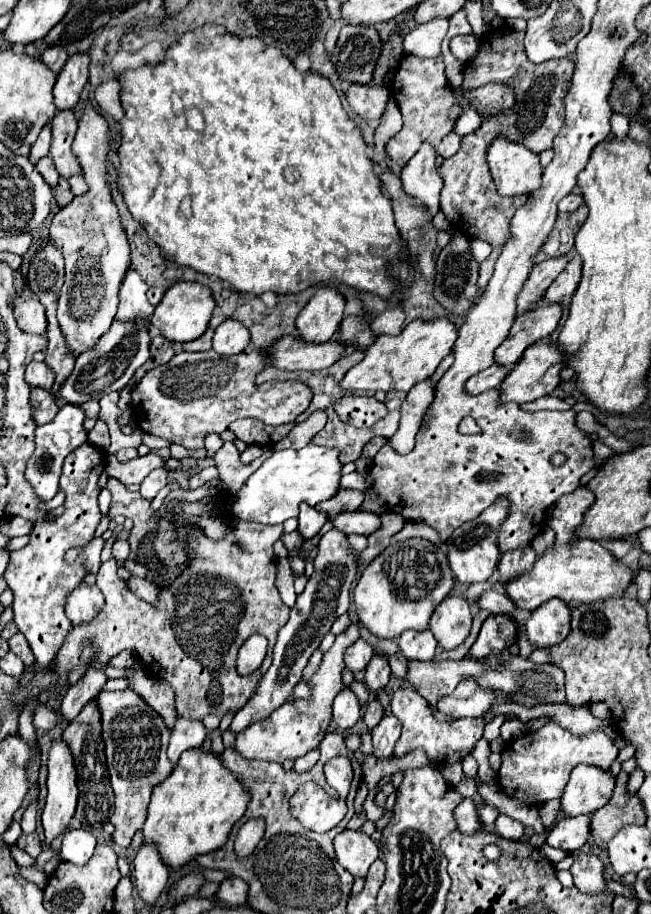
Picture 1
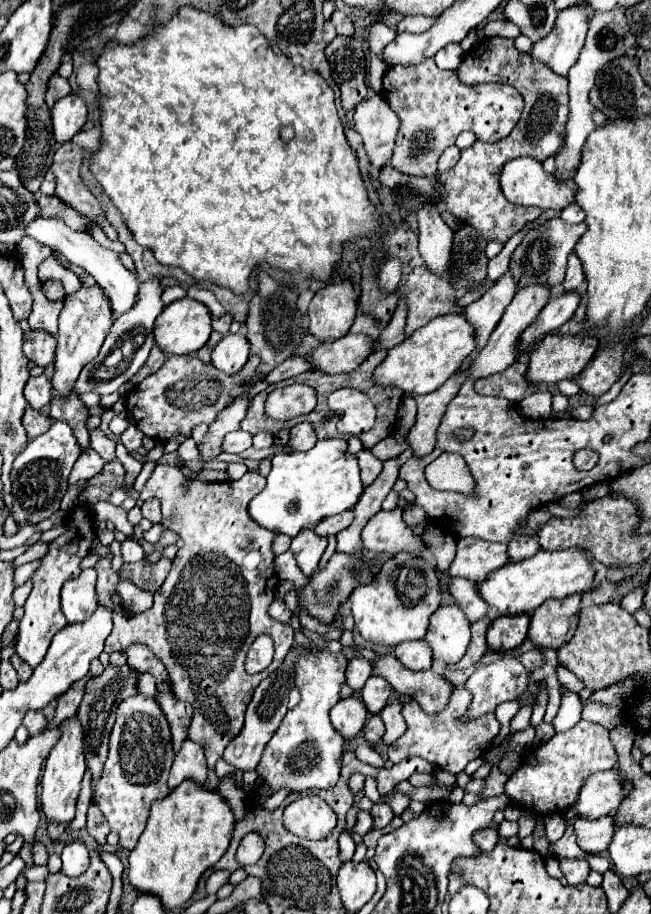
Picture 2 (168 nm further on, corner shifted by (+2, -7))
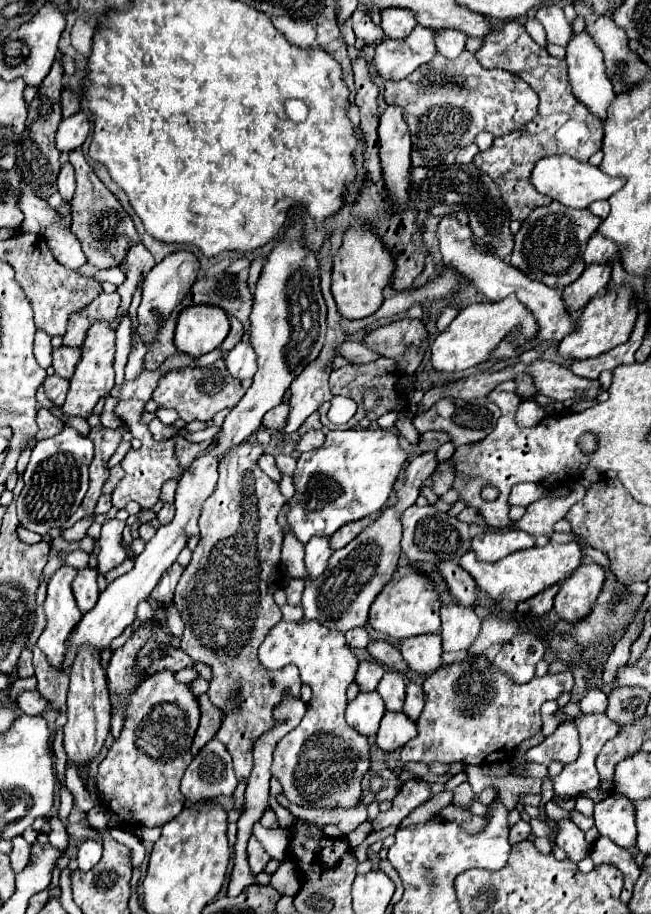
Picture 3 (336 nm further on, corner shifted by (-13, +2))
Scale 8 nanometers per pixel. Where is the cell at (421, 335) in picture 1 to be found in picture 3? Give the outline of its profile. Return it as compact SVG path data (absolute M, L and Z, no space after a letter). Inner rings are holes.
M509 296L501 302L469 304L433 340L433 346L431 346L431 366L433 366L433 370L455 374L455 372L463 372L467 368L477 366L479 362L487 360L487 356L497 348L497 344L503 340L503 336L507 336L507 332L511 332L511 328L515 328L515 326L521 328L519 342L529 340L537 334L535 318L531 316L531 312L527 312L527 308L515 296Z

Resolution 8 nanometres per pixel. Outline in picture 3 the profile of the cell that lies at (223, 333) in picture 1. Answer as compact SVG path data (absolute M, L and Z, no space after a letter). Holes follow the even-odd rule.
M241 340L227 356L225 356L225 366L227 370L239 378L253 378L257 372L257 354L253 350L253 346L249 344L249 340Z

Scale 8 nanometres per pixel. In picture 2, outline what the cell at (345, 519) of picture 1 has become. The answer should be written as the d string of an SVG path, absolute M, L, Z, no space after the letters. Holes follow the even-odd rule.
M402 509L376 513L362 529L362 543L374 553L412 553L414 557L426 551L422 529L412 529L402 519Z

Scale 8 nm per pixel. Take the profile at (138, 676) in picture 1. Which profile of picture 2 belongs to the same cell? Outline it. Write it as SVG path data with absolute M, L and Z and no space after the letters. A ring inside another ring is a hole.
M158 693L156 701L160 703L164 715L168 717L170 729L172 729L172 743L174 751L180 751L180 745L188 737L188 725L192 721L192 707L186 701L180 701L172 697L172 693Z

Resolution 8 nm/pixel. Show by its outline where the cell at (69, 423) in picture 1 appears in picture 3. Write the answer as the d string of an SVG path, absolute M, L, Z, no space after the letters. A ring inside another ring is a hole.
M71 424L51 438L37 440L31 450L31 460L23 474L23 490L17 498L17 514L23 528L37 534L47 534L51 528L59 528L81 504L89 488L89 464L93 456L93 442L79 434Z

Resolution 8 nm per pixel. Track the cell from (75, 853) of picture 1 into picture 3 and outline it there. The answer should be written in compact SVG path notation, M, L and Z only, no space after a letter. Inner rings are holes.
M83 840L79 844L79 850L77 850L79 868L83 872L91 870L99 860L101 860L101 842L97 842L97 840Z

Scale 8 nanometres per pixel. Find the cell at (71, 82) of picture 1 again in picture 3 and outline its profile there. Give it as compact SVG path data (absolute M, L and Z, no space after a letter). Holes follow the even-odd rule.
M81 110L69 118L65 118L61 124L59 124L59 130L57 130L57 138L55 138L55 144L61 152L71 152L75 148L79 148L85 138L89 134L89 118L87 114Z

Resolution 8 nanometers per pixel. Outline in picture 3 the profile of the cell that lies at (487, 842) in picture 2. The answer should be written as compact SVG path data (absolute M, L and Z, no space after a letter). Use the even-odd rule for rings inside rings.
M519 820L515 826L511 826L509 840L511 840L511 842L521 842L521 840L529 838L529 834L531 834L531 826L529 826L529 822Z

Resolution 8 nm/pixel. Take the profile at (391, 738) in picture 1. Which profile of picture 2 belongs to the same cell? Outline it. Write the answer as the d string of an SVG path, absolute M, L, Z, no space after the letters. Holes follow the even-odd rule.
M394 701L394 703L388 703L382 713L380 713L384 725L386 725L386 735L384 735L384 743L386 745L392 745L404 731L406 731L406 723L404 723L404 717L402 717L402 703L400 701Z

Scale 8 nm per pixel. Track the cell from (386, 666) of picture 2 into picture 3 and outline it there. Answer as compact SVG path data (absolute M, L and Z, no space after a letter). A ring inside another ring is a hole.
M369 642L367 650L371 652L371 656L381 662L383 666L387 666L389 670L395 670L395 672L409 672L409 666L407 662L403 660L401 652L389 644L389 642Z

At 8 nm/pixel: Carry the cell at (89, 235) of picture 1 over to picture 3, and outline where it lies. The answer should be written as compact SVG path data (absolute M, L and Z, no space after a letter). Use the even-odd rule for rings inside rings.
M93 322L87 330L85 342L81 346L81 360L75 366L75 374L71 378L71 386L67 392L67 400L61 406L63 414L67 416L83 416L87 418L99 398L107 396L113 388L113 354L115 354L115 330L111 328L111 322Z

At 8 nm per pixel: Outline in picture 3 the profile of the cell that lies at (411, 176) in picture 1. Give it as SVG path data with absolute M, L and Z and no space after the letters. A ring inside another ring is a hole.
M443 216L441 222L439 222L439 228L437 228L437 238L439 238L439 250L441 250L445 266L455 268L459 274L463 274L487 300L499 302L499 300L515 294L535 314L535 320L541 326L541 334L539 334L537 342L529 344L527 348L533 348L533 346L537 346L543 340L561 340L563 336L567 336L569 332L573 332L575 322L565 312L565 306L563 306L563 300L561 300L561 292L557 292L555 288L549 288L545 284L539 284L535 280L529 280L523 272L519 272L509 262L505 262L505 260L501 260L497 256L485 254L475 244L469 226L459 224L457 218Z

